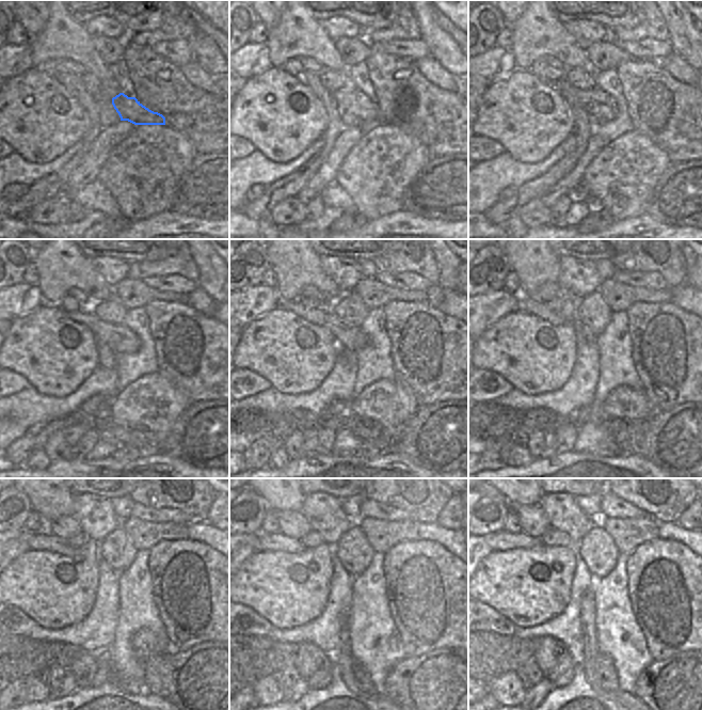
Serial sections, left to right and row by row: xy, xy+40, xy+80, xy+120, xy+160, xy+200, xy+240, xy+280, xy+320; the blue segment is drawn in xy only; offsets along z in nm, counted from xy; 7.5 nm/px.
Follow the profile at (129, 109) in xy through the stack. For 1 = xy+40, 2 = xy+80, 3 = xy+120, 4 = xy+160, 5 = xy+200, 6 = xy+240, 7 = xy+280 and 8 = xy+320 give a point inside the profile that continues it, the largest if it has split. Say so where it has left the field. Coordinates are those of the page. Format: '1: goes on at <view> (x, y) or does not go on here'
1: goes on at xy+40 (354, 108)
2: goes on at xy+80 (599, 105)
3: goes on at xy+120 (121, 340)
4: goes on at xy+160 (351, 338)
5: goes on at xy+200 (527, 304)
6: goes on at xy+240 (43, 540)
7: goes on at xy+280 (275, 541)
8: goes on at xy+320 (499, 541)

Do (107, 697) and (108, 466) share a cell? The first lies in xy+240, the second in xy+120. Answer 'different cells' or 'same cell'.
same cell

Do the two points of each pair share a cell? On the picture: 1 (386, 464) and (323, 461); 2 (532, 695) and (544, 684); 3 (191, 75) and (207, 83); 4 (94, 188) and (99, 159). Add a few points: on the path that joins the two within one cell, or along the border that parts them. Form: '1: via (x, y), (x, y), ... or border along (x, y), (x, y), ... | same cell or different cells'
1: via (370, 464), (351, 460), (339, 461) | same cell
2: via (536, 693), (541, 688) | same cell
3: via (195, 75), (203, 80) | same cell
4: border along (96, 179), (72, 189) | different cells

